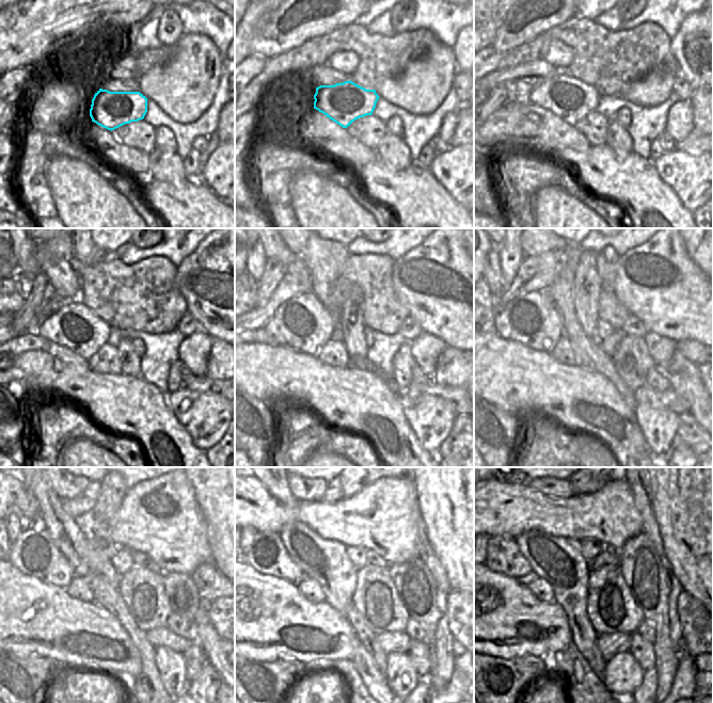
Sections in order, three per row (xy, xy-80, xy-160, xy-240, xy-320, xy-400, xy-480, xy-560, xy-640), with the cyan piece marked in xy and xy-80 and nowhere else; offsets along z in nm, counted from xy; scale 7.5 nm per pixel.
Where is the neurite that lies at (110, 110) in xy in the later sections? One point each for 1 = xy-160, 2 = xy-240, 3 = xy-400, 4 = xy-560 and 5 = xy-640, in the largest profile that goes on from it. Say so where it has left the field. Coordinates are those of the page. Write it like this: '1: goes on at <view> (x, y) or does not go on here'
1: goes on at xy-160 (568, 97)
2: goes on at xy-240 (75, 326)
3: goes on at xy-400 (532, 319)
4: goes on at xy-560 (268, 555)
5: goes on at xy-640 (504, 557)

